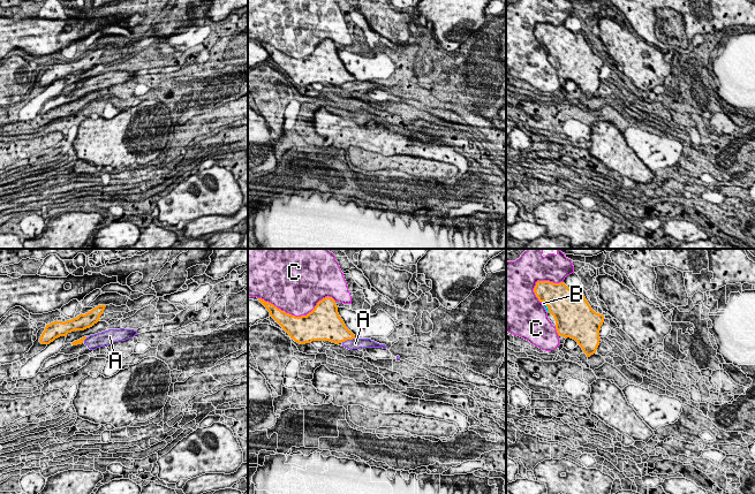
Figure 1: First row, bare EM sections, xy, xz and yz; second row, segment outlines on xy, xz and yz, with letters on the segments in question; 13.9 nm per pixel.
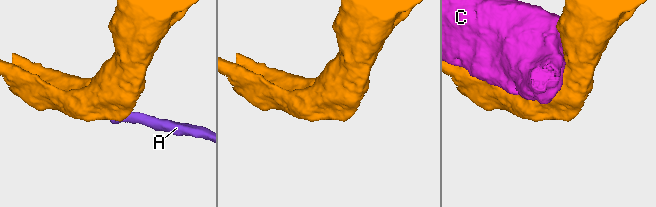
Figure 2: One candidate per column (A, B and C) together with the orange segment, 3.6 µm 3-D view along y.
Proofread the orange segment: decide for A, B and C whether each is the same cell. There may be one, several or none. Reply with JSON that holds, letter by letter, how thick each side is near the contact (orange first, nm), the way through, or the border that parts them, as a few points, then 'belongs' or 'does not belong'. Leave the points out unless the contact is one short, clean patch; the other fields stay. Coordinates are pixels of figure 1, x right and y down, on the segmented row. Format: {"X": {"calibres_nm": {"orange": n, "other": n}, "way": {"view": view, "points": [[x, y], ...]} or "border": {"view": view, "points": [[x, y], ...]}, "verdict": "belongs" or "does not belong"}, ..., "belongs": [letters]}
{"A": {"calibres_nm": {"orange": 340, "other": 160}, "border": {"view": "xz", "points": [[354, 337], [342, 342]]}, "verdict": "does not belong"}, "B": {"calibres_nm": {"orange": 460, "other": 50}, "verdict": "belongs"}, "C": {"calibres_nm": {"orange": 380, "other": 480}, "verdict": "does not belong"}, "belongs": ["B"]}

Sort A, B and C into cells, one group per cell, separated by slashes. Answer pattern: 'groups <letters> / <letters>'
groups A / B / C

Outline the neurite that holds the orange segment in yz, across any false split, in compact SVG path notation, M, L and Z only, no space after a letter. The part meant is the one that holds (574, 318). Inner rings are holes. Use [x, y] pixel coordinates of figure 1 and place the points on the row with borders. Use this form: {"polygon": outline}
{"polygon": "M537 281L534 292L548 312L559 336L577 342L587 357L599 345L599 330L604 316L596 313L584 295L573 291L564 282Z"}

